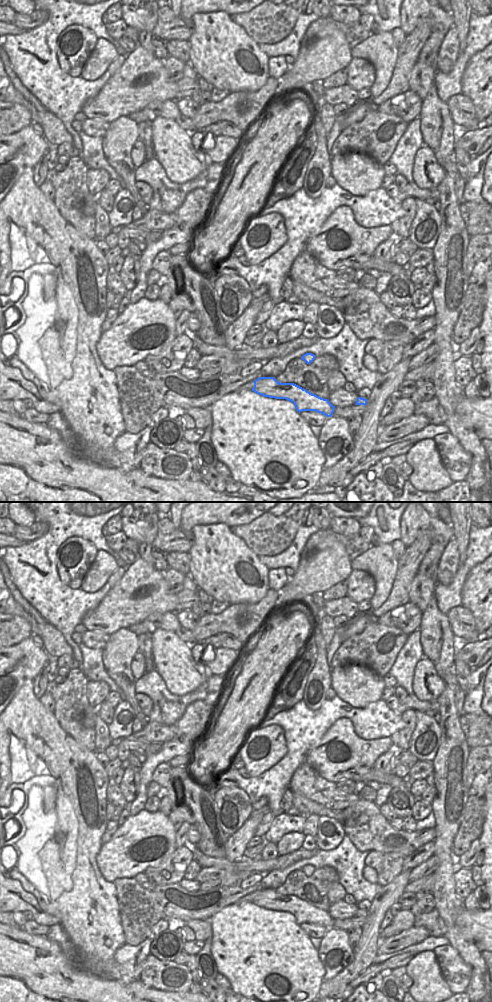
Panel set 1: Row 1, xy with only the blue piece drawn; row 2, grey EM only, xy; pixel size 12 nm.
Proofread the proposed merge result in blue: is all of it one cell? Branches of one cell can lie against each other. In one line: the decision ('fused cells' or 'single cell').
single cell

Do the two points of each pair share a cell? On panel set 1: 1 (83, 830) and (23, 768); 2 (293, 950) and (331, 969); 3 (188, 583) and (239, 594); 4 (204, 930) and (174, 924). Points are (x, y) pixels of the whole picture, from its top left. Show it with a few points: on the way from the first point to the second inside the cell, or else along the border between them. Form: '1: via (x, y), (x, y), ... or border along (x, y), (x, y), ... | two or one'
1: via (78, 807), (75, 788), (55, 768), (46, 768) | one
2: border along (317, 950), (318, 957), (325, 970), (324, 980) | two
3: border along (189, 574), (198, 588) | two
4: via (197, 926), (191, 923), (181, 923) | one

